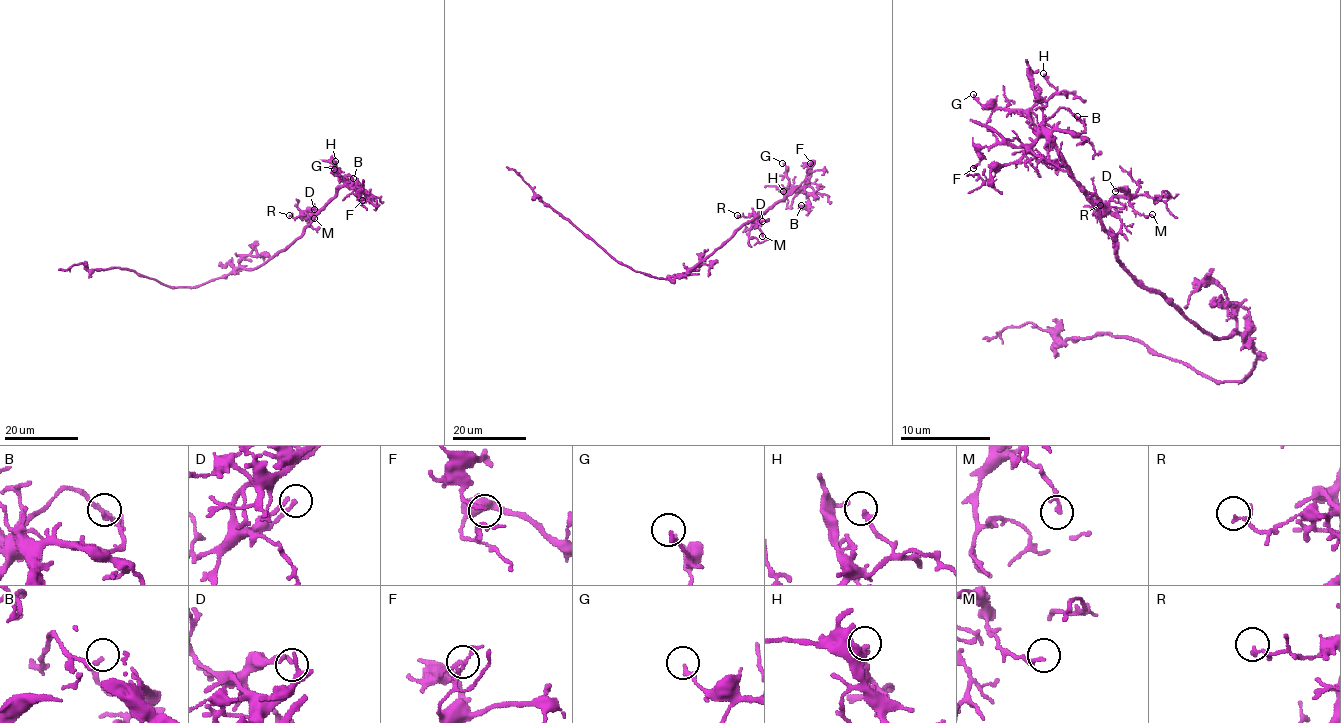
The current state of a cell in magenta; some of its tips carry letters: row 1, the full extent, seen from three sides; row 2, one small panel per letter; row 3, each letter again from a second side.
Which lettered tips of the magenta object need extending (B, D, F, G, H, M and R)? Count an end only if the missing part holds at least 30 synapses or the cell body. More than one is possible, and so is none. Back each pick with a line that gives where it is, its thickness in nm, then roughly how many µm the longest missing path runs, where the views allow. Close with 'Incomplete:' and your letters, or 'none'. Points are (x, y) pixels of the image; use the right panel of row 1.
Incomplete: none

